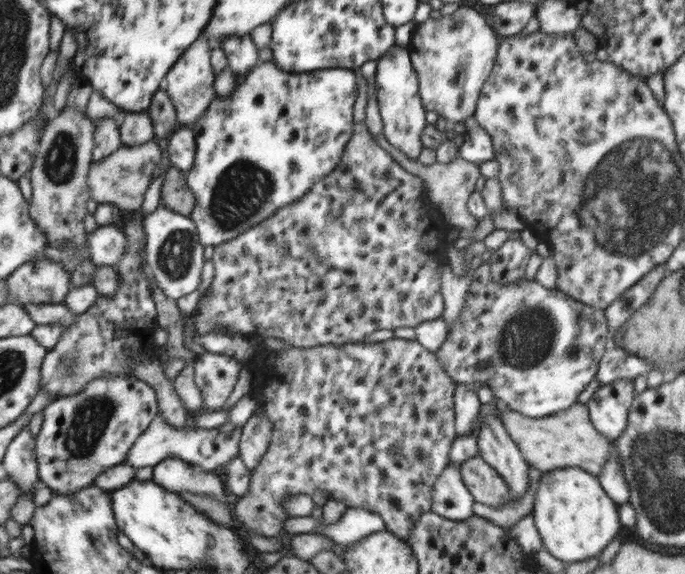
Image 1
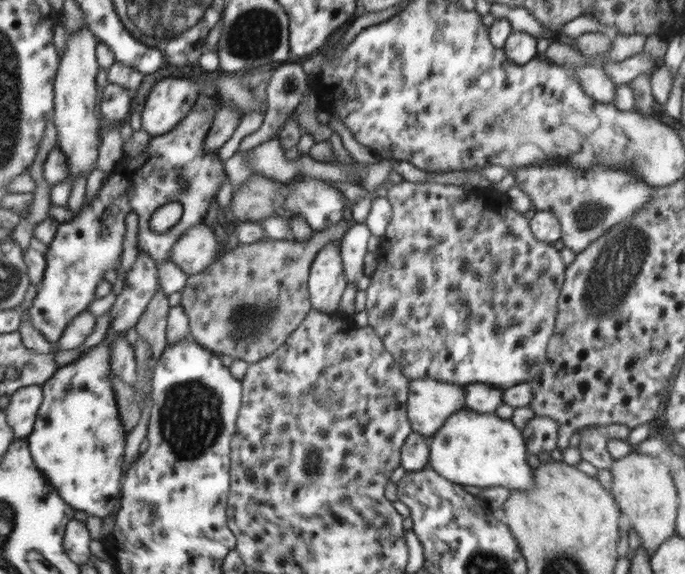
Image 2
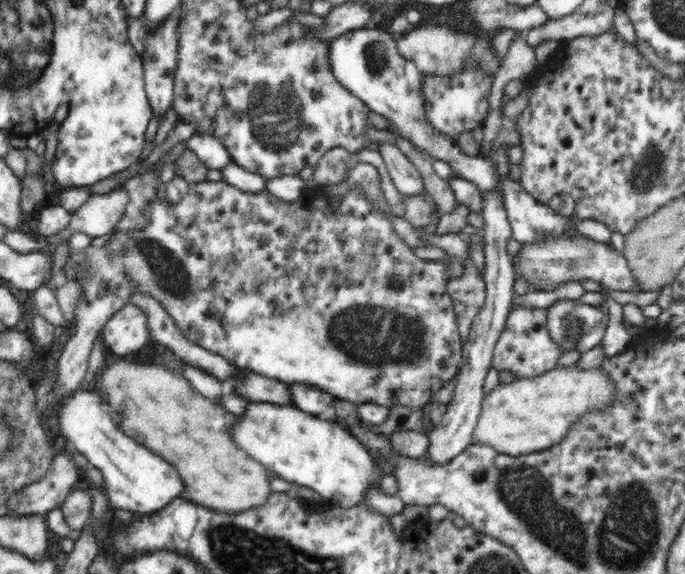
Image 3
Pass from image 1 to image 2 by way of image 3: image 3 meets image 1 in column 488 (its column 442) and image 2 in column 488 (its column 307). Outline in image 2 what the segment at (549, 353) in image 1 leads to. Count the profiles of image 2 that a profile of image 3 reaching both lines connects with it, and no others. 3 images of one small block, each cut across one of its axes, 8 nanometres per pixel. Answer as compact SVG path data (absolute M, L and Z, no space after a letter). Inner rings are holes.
M404 181L393 185L387 192L387 198L392 205L392 218L376 252L376 270L370 276L371 283L366 289L366 310L369 325L385 341L387 350L401 363L407 378L430 378L462 387L470 383L484 383L500 389L532 382L544 366L548 341L554 332L554 318L558 315L558 297L568 268L568 262L564 262L564 250L560 250L560 246L554 246L552 242L541 242L536 239L531 226L532 218L528 218L528 214L514 210L512 206L508 206L508 202L488 202L486 206L486 200L483 200L478 192L466 190L458 185Z

